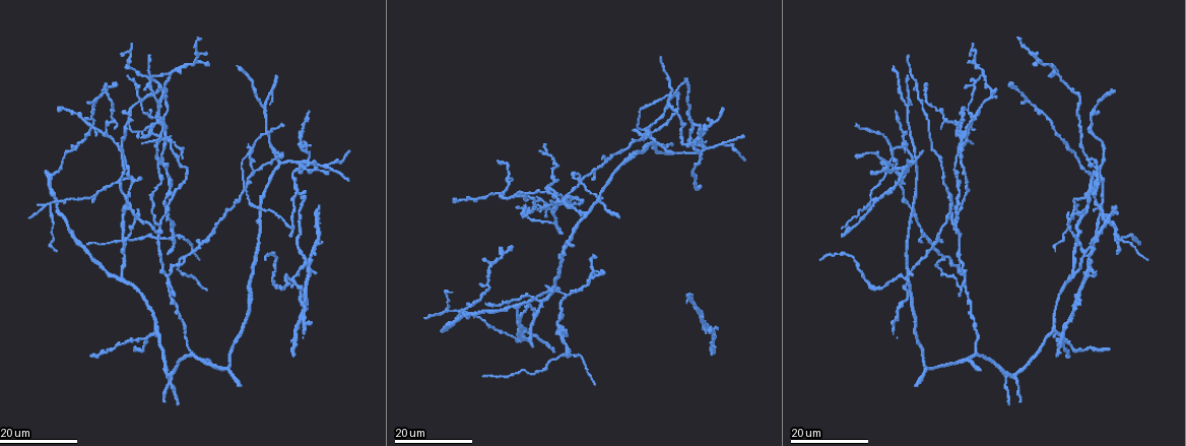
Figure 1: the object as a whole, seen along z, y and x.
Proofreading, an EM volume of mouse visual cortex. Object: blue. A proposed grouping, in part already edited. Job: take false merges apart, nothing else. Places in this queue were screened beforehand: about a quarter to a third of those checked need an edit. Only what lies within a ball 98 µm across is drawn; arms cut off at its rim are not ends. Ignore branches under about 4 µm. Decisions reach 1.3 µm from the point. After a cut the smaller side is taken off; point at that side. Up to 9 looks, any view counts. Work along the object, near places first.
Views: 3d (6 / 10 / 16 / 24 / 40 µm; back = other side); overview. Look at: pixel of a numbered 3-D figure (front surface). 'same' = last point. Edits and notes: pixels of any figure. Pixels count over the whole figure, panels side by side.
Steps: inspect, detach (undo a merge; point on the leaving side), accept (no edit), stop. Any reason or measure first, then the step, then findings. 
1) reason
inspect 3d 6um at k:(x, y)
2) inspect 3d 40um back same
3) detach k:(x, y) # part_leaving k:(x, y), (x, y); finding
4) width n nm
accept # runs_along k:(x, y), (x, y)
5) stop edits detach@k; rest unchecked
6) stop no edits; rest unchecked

three-way junction
inspect 3d 16um at 1:(642, 129)

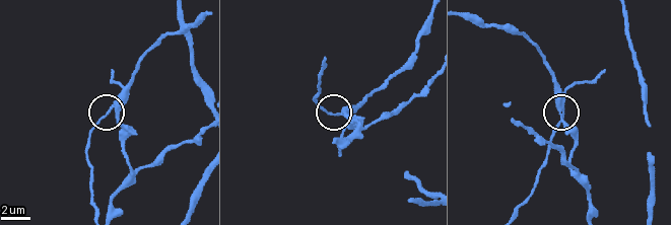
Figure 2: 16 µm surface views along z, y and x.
inspect 3d 6um at 2:(339, 115)

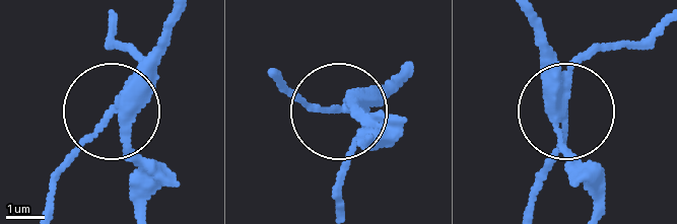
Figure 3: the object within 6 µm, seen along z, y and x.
side_arm 17 um
detach 3:(91, 140) # part_leaving 3:(123, 92), (113, 119), (58, 176), (48, 206); a second neuron is stuck on

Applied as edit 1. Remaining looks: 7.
four arms meet
inspect 3d 24um at 1:(909, 279)

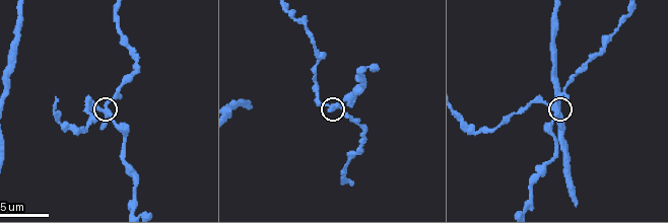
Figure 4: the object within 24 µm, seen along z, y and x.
closer look
inspect 3d 10um at 4:(556, 106)

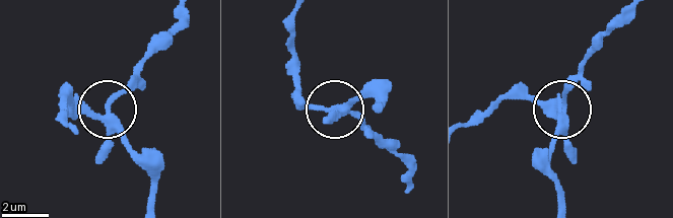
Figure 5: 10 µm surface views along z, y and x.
inspect 3d 10um back at 5:(109, 111)

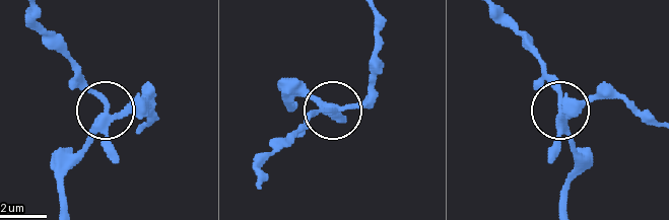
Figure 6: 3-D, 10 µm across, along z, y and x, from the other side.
width 280 nm
accept # runs_along 6:(655, 126), (614, 96), (570, 106), (561, 126), (579, 164); all the same neuron

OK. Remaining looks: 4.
four-way junction
inspect 3d 16um at 1:(705, 150)

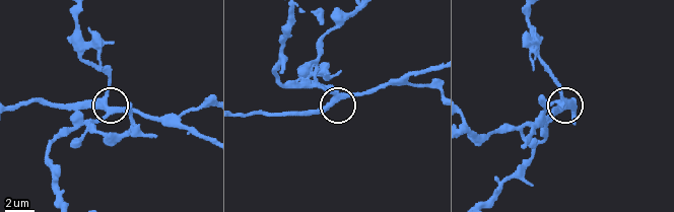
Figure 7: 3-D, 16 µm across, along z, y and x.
inspect 3d 6um at 7:(105, 101)

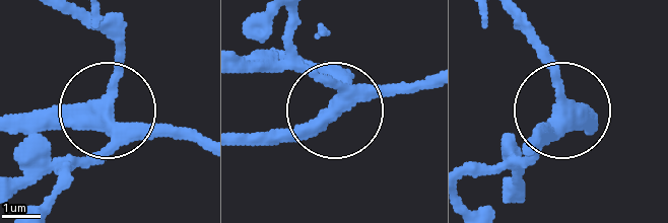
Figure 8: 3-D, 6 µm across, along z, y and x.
width 390 nm
accept # runs_along 8:(17, 113), (102, 108), (115, 18); all the same neuron

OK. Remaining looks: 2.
thin arm on a thick one
inspect 3d 16um at 1:(135, 222)

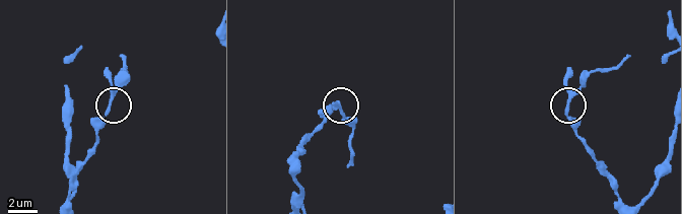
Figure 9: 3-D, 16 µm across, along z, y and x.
zoom in
inspect 3d 10um at 9:(569, 103)

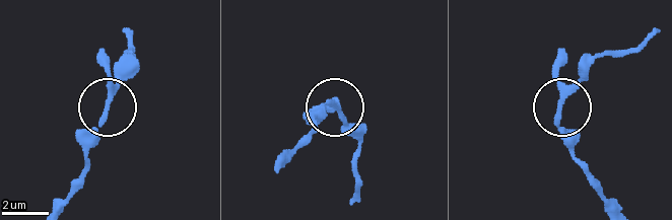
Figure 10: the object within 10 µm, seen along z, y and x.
arms 3
accept # continuous, no second neuron

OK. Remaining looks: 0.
stop edits detach@3; rest unchecked

